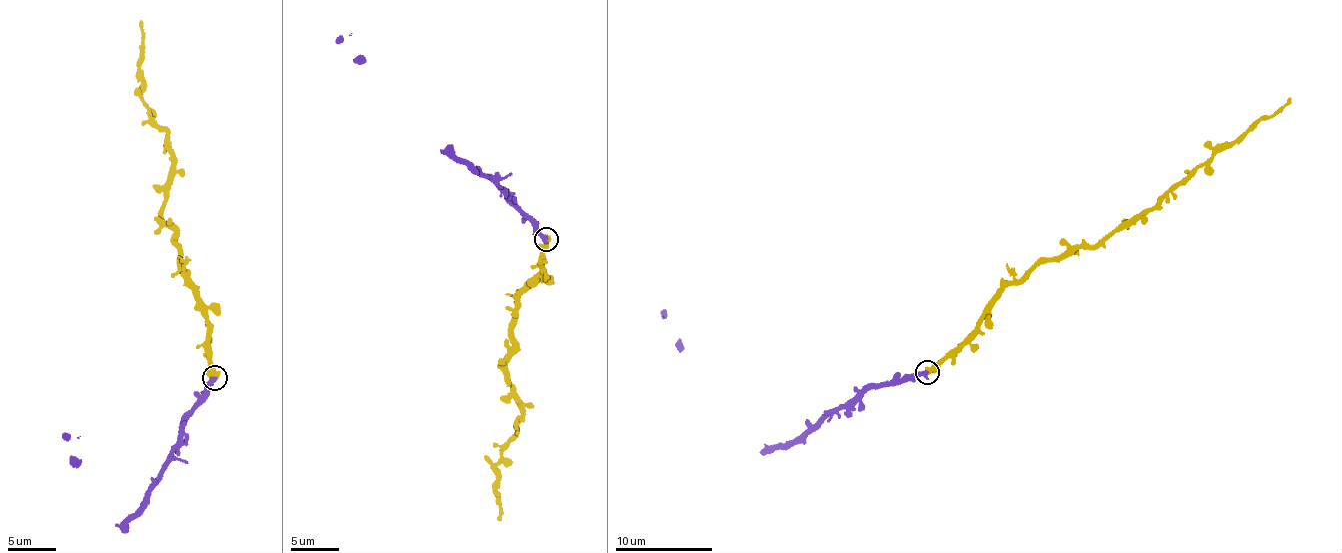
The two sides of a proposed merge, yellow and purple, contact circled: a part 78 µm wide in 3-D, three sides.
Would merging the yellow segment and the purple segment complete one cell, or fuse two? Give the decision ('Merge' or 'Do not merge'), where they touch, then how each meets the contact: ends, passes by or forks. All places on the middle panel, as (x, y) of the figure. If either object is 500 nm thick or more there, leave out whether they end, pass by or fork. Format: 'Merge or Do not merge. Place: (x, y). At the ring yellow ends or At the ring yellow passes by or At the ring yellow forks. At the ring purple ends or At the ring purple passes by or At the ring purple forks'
Merge. Place: (546, 239)

